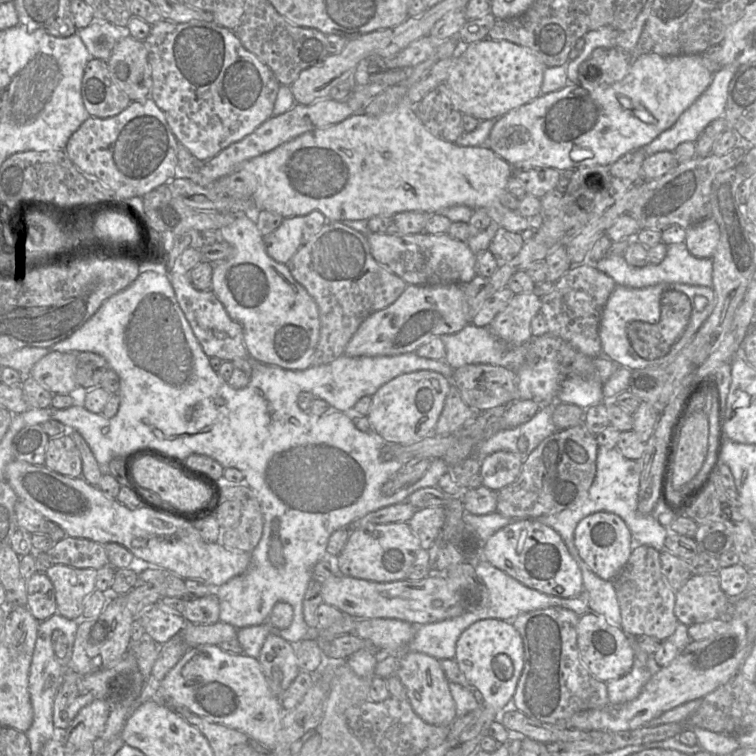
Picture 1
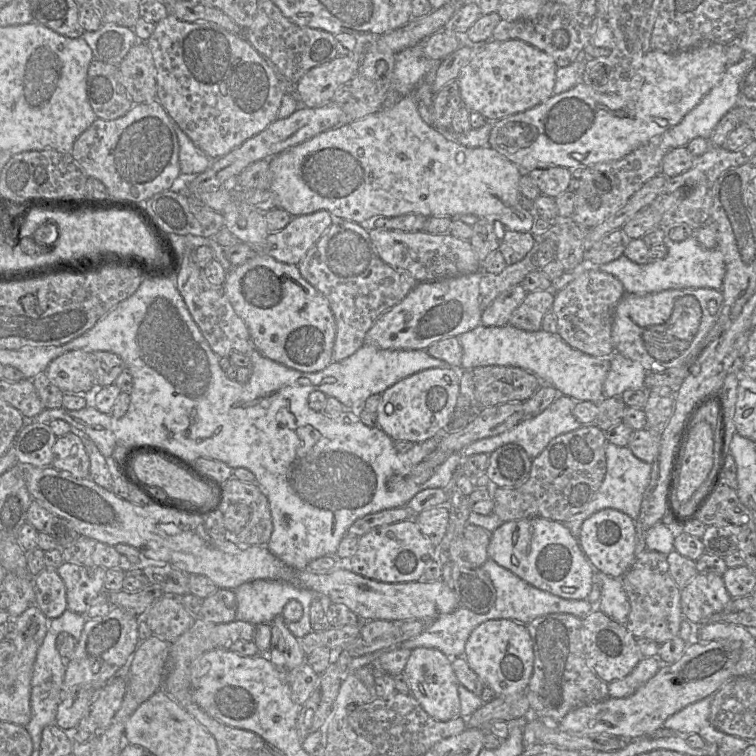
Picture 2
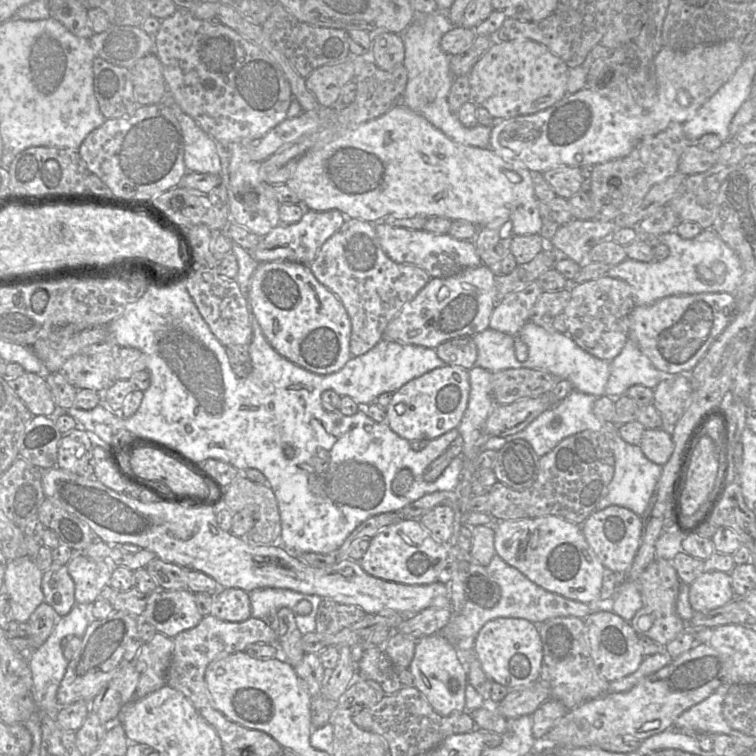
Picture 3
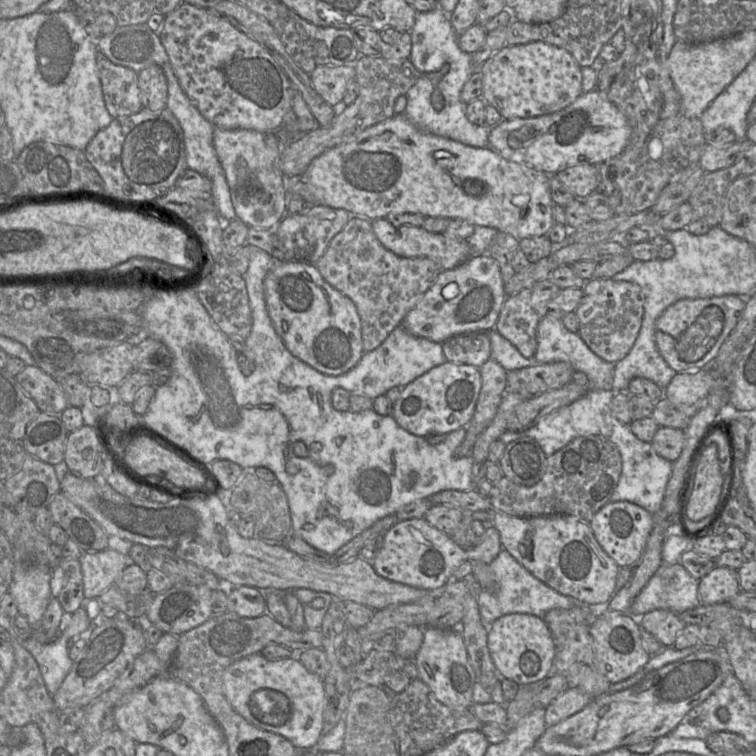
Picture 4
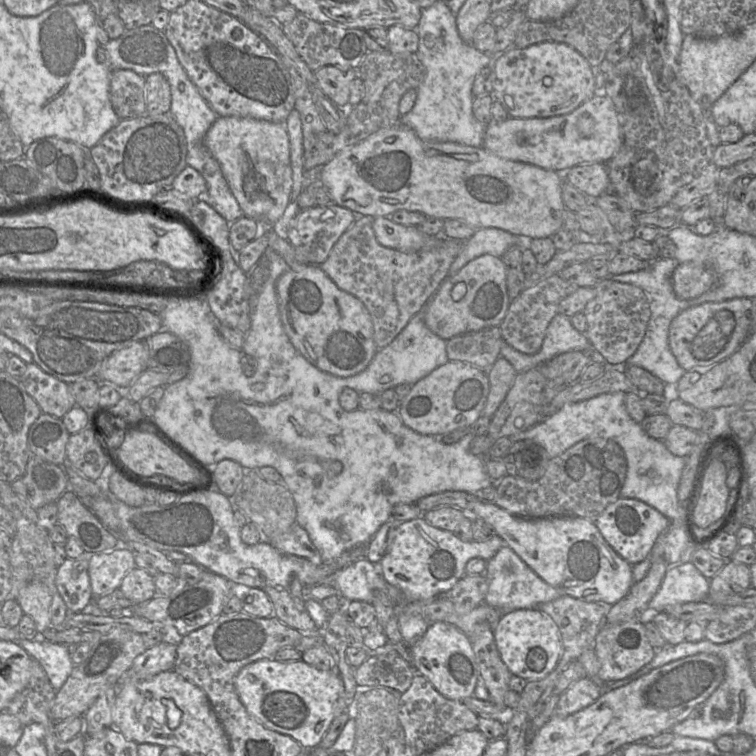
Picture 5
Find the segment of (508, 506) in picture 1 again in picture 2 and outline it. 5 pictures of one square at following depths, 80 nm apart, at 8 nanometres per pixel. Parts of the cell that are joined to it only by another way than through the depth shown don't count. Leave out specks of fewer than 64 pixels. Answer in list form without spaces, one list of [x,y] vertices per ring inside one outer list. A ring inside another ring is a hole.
[[[583,425],[552,439],[532,460],[528,480],[518,488],[492,487],[492,514],[501,521],[543,518],[565,523],[582,511],[600,488],[606,474],[604,431]]]

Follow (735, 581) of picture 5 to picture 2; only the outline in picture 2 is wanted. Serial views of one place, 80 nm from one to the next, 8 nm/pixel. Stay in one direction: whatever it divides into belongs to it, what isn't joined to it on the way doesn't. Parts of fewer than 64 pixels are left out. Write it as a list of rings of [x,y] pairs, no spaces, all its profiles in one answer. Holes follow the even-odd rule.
[[[708,573],[697,574],[684,588],[681,589],[680,608],[683,619],[694,626],[701,626],[710,621],[710,617],[725,608],[731,601],[721,575]]]

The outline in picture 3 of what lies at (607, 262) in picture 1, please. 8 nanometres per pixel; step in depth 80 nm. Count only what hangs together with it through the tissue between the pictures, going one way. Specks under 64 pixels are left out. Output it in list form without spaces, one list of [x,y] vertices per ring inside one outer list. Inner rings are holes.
[[[711,228],[703,229],[700,234],[691,239],[683,239],[675,231],[670,231],[662,234],[661,243],[669,248],[669,255],[665,259],[641,262],[626,258],[623,262],[612,266],[607,271],[606,276],[623,280],[629,284],[632,289],[635,305],[651,305],[661,298],[673,295],[717,292],[733,294],[738,288],[743,273],[740,259]]]

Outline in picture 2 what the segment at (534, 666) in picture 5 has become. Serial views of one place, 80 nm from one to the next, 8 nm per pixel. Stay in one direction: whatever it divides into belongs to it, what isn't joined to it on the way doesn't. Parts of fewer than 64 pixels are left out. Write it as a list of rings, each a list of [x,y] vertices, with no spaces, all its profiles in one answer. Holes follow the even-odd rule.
[[[506,619],[480,624],[470,634],[463,657],[497,697],[526,691],[534,664],[533,644],[526,625]]]

